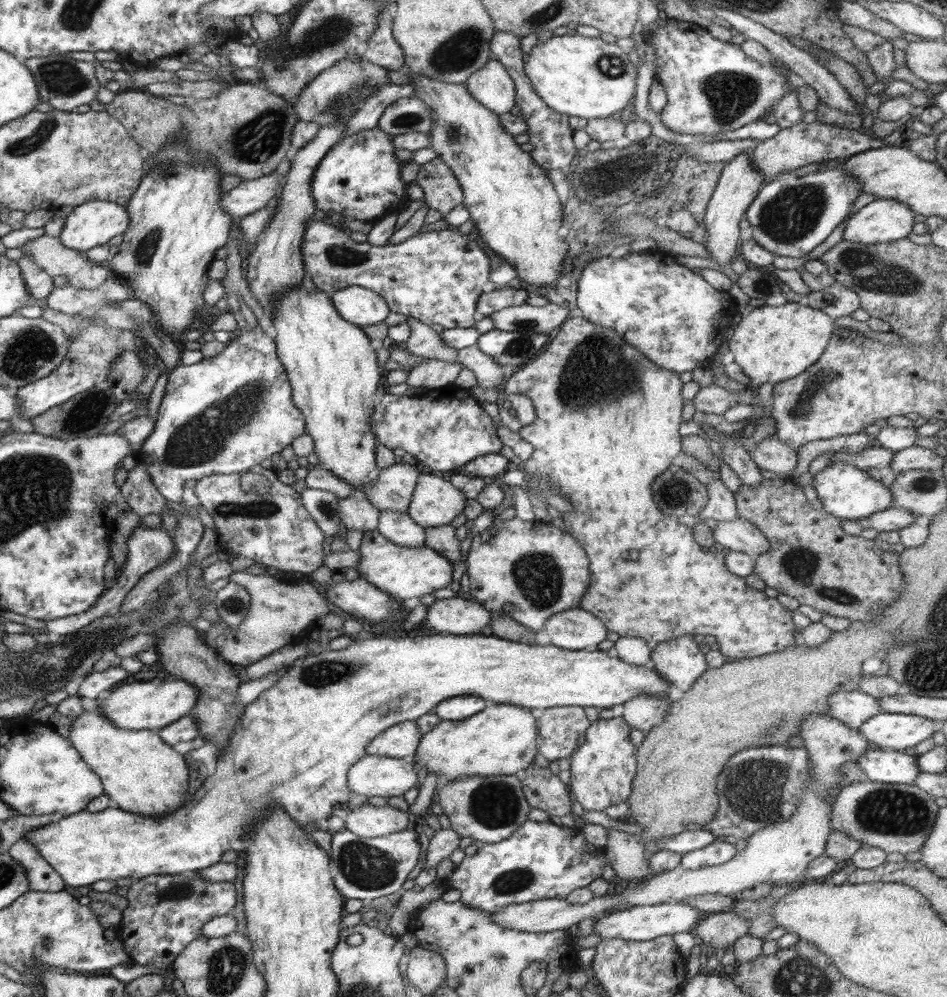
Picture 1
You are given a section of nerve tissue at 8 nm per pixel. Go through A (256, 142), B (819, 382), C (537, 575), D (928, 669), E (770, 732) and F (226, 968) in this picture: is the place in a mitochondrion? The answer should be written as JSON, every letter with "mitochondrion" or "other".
{"A":"mitochondrion","B":"mitochondrion","C":"mitochondrion","D":"mitochondrion","E":"mitochondrion","F":"mitochondrion"}

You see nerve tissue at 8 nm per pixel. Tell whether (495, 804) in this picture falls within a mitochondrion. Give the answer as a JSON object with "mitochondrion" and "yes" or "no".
{"mitochondrion":"yes"}

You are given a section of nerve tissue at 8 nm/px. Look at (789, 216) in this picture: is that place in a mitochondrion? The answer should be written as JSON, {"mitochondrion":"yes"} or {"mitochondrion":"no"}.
{"mitochondrion":"yes"}

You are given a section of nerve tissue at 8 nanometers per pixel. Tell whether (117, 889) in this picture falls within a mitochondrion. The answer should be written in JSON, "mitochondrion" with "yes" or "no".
{"mitochondrion":"no"}

